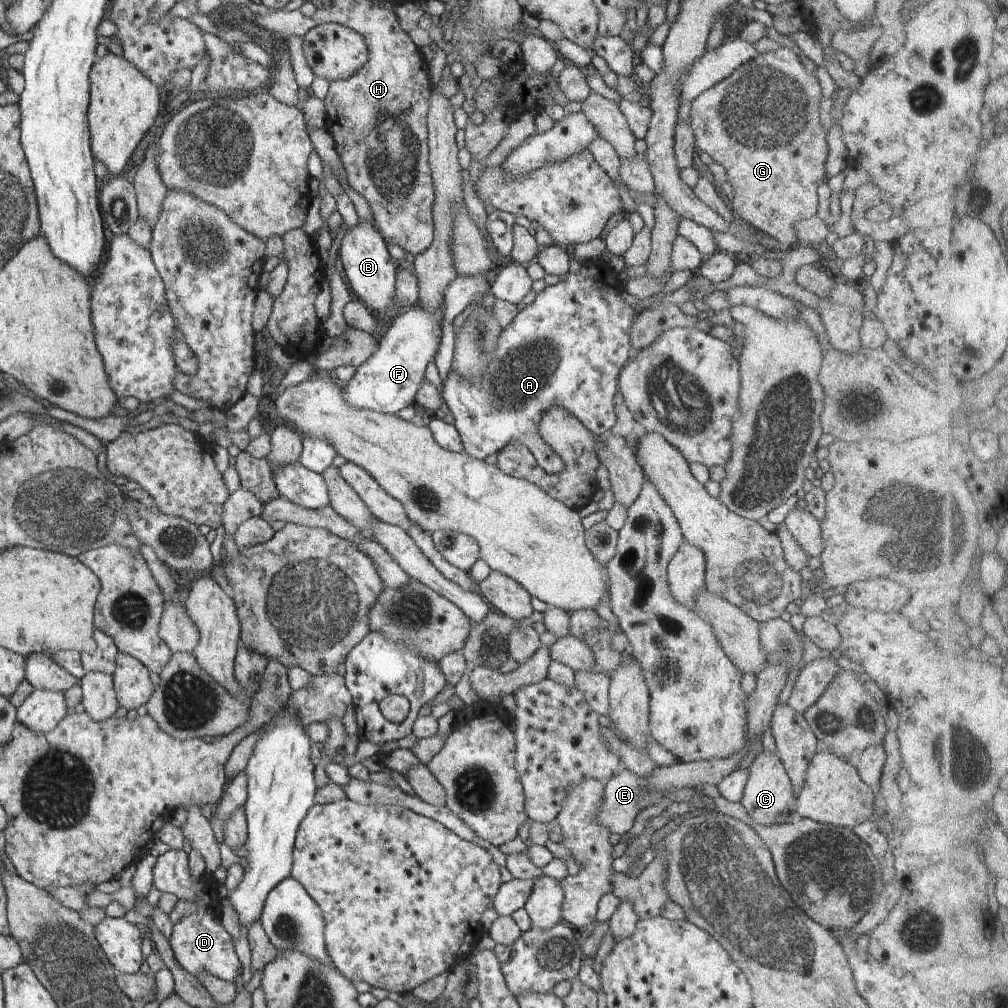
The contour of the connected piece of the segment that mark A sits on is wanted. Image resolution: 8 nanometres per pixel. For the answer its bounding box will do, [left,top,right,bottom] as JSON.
[440,264,636,474]

